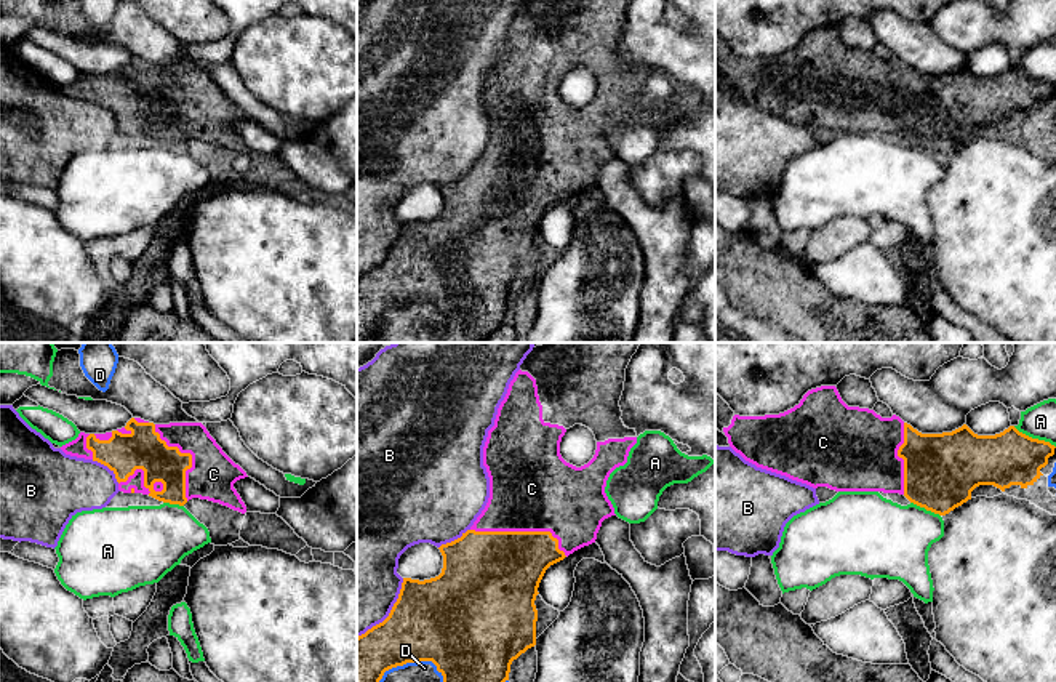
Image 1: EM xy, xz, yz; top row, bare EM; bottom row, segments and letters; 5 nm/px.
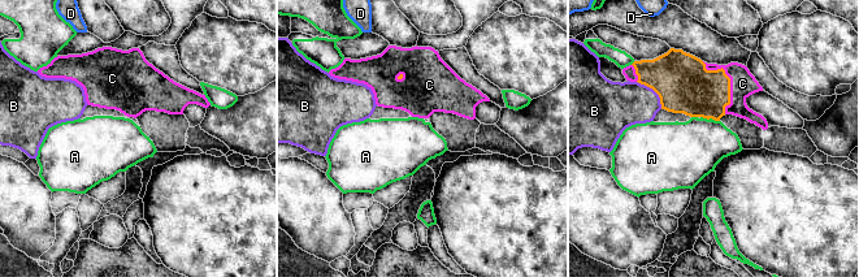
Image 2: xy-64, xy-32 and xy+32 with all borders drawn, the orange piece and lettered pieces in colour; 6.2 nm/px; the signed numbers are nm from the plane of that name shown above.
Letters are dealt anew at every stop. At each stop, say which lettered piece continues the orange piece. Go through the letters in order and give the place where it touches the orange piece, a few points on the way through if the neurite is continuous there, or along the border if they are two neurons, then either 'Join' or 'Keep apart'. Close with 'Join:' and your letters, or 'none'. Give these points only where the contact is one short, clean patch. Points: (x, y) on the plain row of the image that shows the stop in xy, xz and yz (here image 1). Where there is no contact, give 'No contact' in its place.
A: Touches orange at yz (1034, 80). Keep apart
B: Touches orange at xz (391, 253). Keep apart
C: Touches orange at xz (522, 173). Join
D: Touches orange at xz (400, 306). Keep apart
Join: C

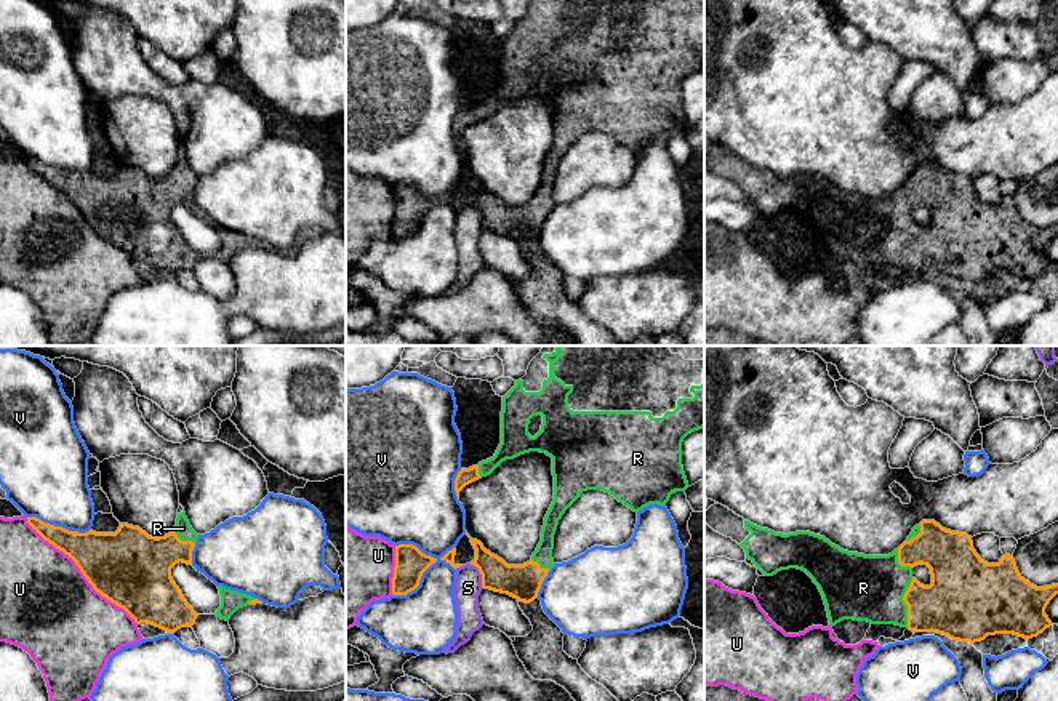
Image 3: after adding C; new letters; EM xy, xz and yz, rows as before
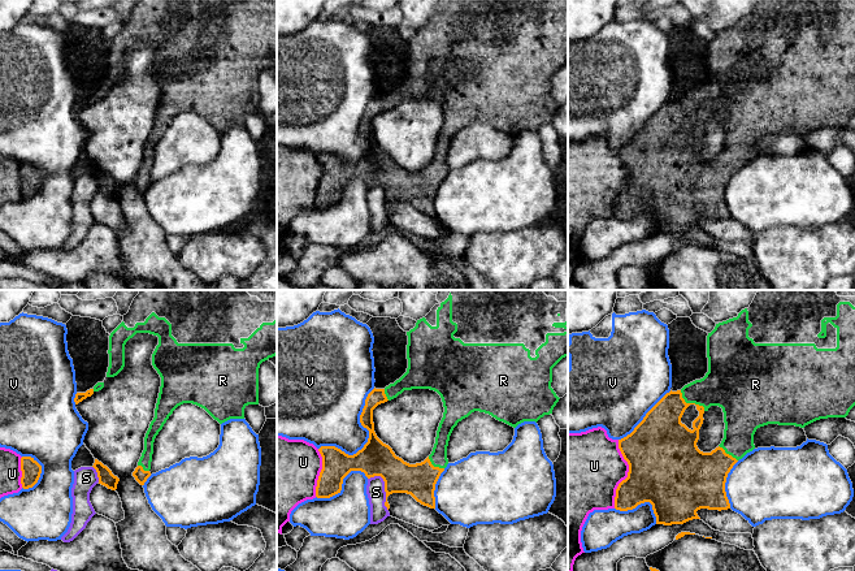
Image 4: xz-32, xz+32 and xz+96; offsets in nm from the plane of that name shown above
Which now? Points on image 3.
R: Touches orange at yz (905, 244). Join
S: Touches orange at xz (480, 215). Keep apart
U: Touches orange at xy (80, 212). Keep apart
V: Touches orange at xz (421, 216). Keep apart
Join: R

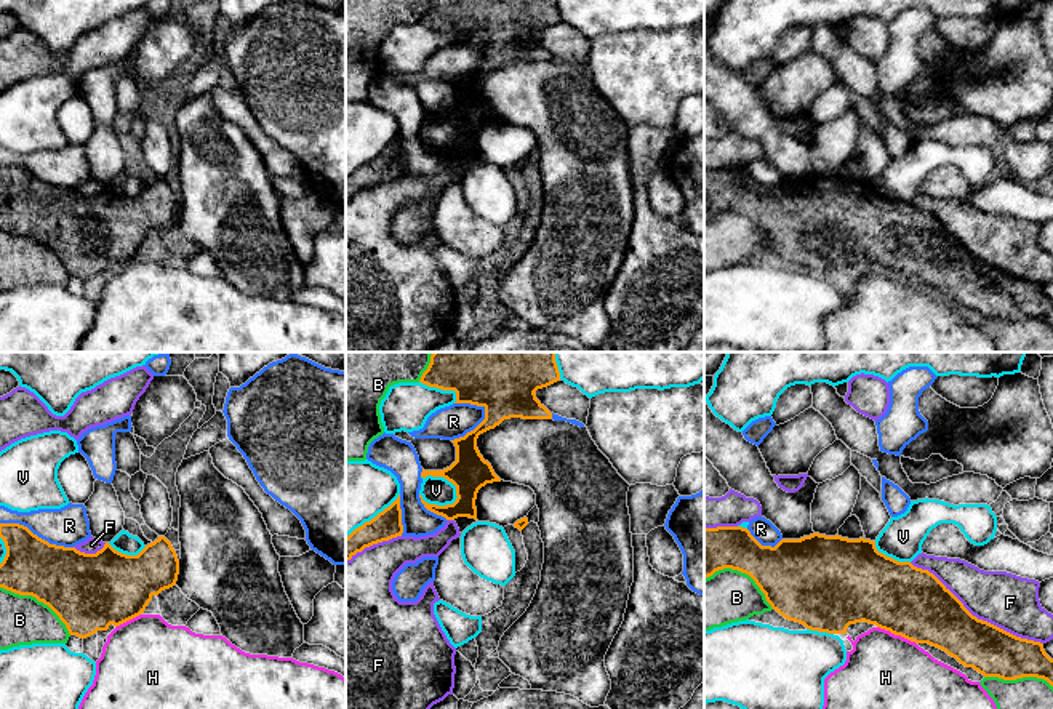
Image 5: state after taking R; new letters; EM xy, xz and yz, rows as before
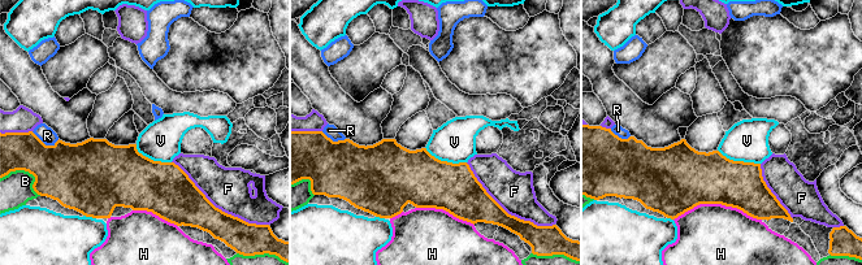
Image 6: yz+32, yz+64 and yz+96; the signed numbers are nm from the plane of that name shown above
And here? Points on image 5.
B: Touches orange at yz (743, 213). Keep apart
F: Touches orange at yz (975, 258). Keep apart
H: Touches orange at yz (896, 276). Keep apart
R: Touches orange at xz (476, 69). Keep apart
V: Touches orange at xz (445, 119). Keep apart
Join: none

